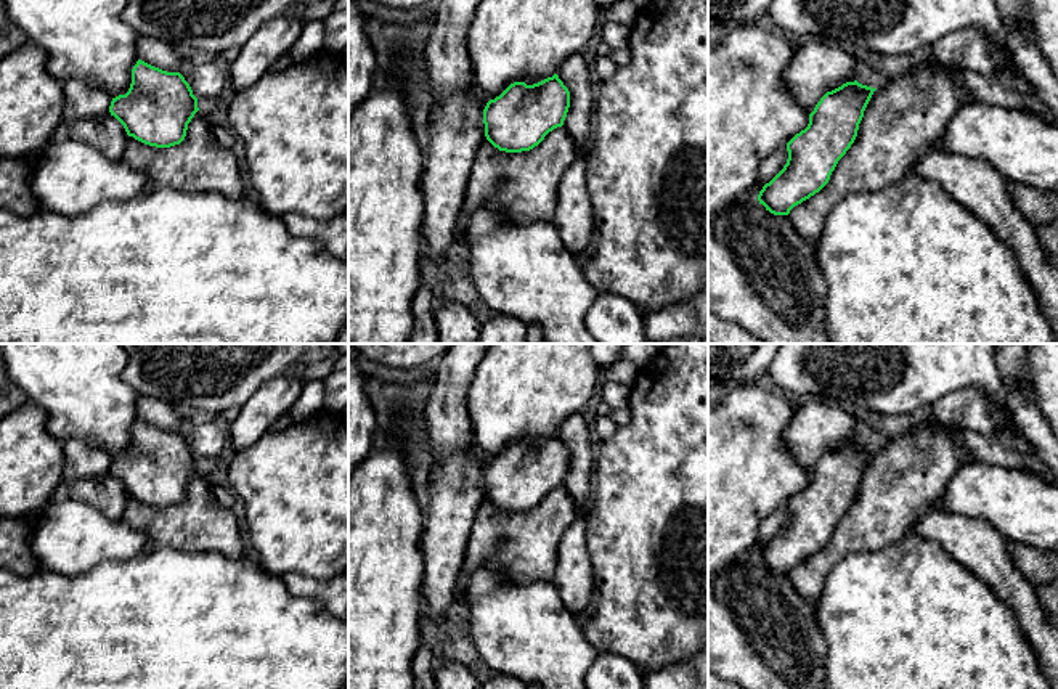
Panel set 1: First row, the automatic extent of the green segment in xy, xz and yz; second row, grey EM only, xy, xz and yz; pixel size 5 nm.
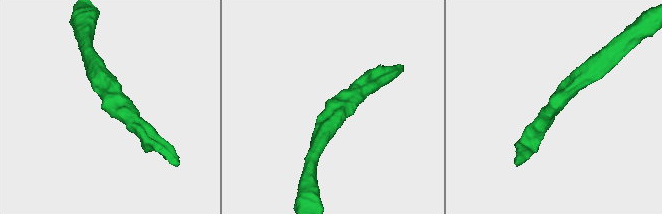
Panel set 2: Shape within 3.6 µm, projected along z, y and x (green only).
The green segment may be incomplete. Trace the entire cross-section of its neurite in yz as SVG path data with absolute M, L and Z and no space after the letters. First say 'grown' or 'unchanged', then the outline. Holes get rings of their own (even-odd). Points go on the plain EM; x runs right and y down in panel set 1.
grown; M928 421L880 448L854 440L827 451L809 474L808 487L787 503L787 524L763 546L758 554L759 564L774 575L787 575L800 596L816 607L832 569L841 559L857 551L877 551L904 538L914 530L918 516L941 499L955 472L965 463L975 461L954 438L954 429Z

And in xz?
grown; M557 434L533 445L514 442L486 463L483 469L486 499L474 520L456 583L461 599L472 573L483 565L493 565L496 575L511 585L552 581L560 540L576 519L575 499L564 487L568 467L570 451Z

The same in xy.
grown; M138 419L128 451L112 458L109 472L128 495L122 520L148 536L148 549L249 556L234 512L218 504L180 432Z

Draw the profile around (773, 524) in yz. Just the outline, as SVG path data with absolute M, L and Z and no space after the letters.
M782 506L771 512L759 527L759 541L763 544L769 543L787 524L788 511Z

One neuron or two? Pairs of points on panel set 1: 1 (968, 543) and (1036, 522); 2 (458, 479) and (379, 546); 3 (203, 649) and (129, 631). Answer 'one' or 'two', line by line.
1: two
2: two
3: one

